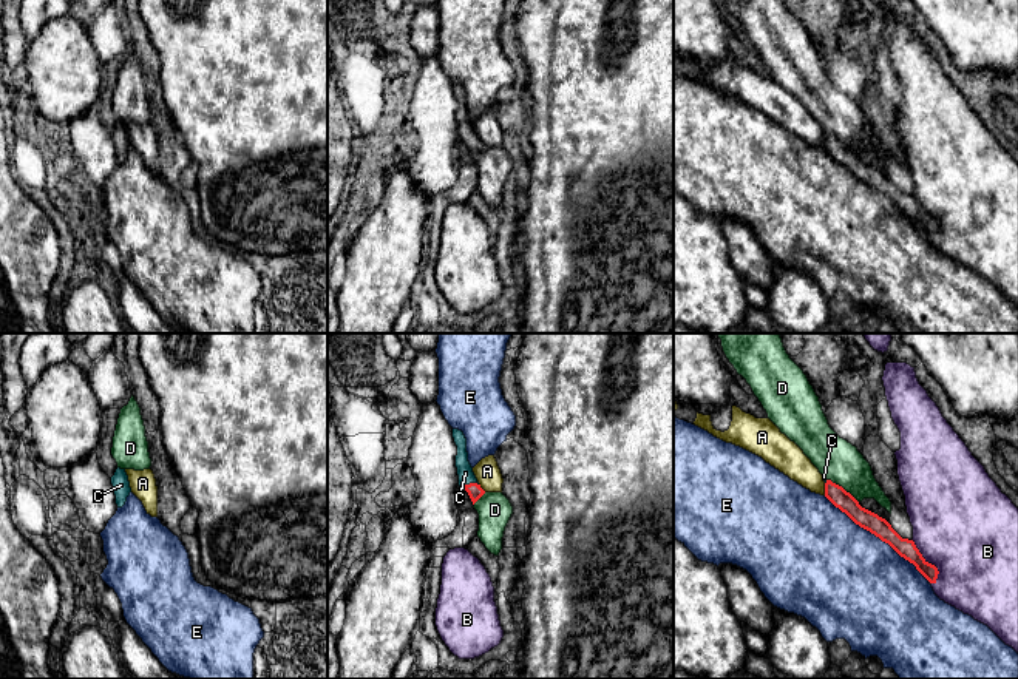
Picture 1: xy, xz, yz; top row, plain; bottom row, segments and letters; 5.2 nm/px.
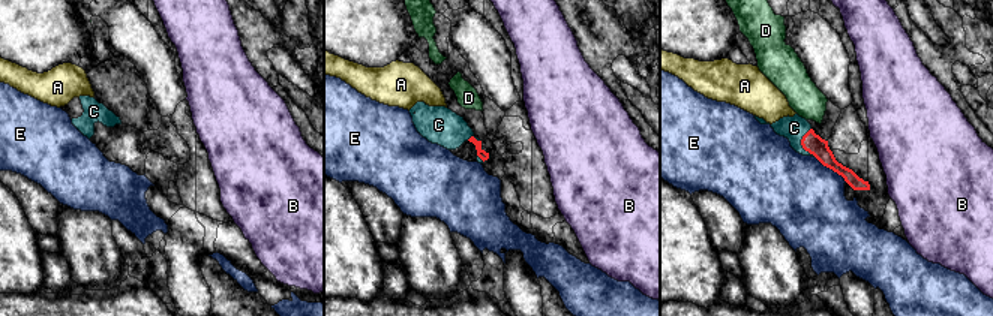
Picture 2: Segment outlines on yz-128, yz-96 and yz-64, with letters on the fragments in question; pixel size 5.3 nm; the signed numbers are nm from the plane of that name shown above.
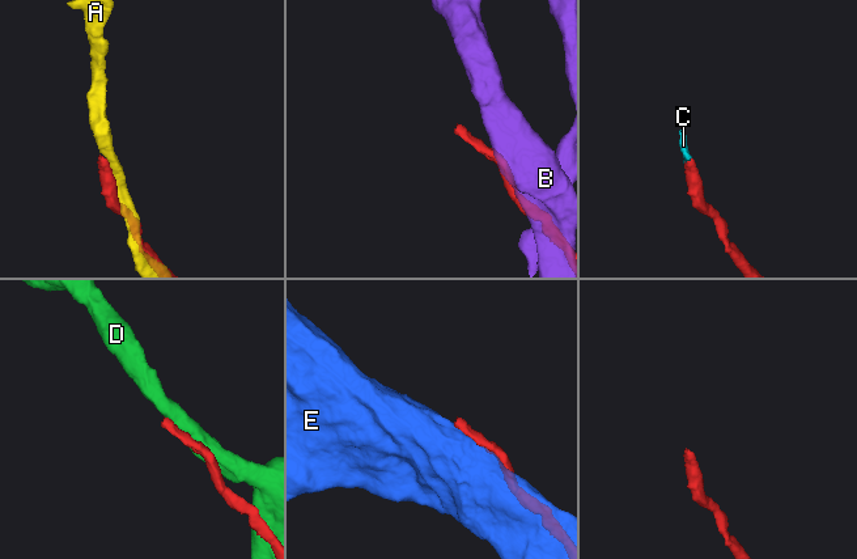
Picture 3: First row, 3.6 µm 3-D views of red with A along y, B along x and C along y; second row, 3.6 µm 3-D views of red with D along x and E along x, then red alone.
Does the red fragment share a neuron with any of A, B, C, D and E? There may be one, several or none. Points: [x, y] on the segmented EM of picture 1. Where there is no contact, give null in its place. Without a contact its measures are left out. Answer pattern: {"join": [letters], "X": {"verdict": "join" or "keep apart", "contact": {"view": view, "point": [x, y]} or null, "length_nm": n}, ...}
{"join": ["C"], "A": {"verdict": "keep apart", "contact": {"view": "yz", "point": [825, 489]}, "length_nm": 60}, "B": {"verdict": "keep apart", "contact": {"view": "yz", "point": [927, 562]}, "length_nm": 260}, "C": {"verdict": "join", "contact": {"view": "xz", "point": [470, 483]}, "length_nm": 90}, "D": {"verdict": "keep apart", "contact": {"view": "yz", "point": [841, 486]}, "length_nm": 200}, "E": {"verdict": "keep apart", "contact": {"view": "yz", "point": [876, 536]}, "length_nm": 700}}

